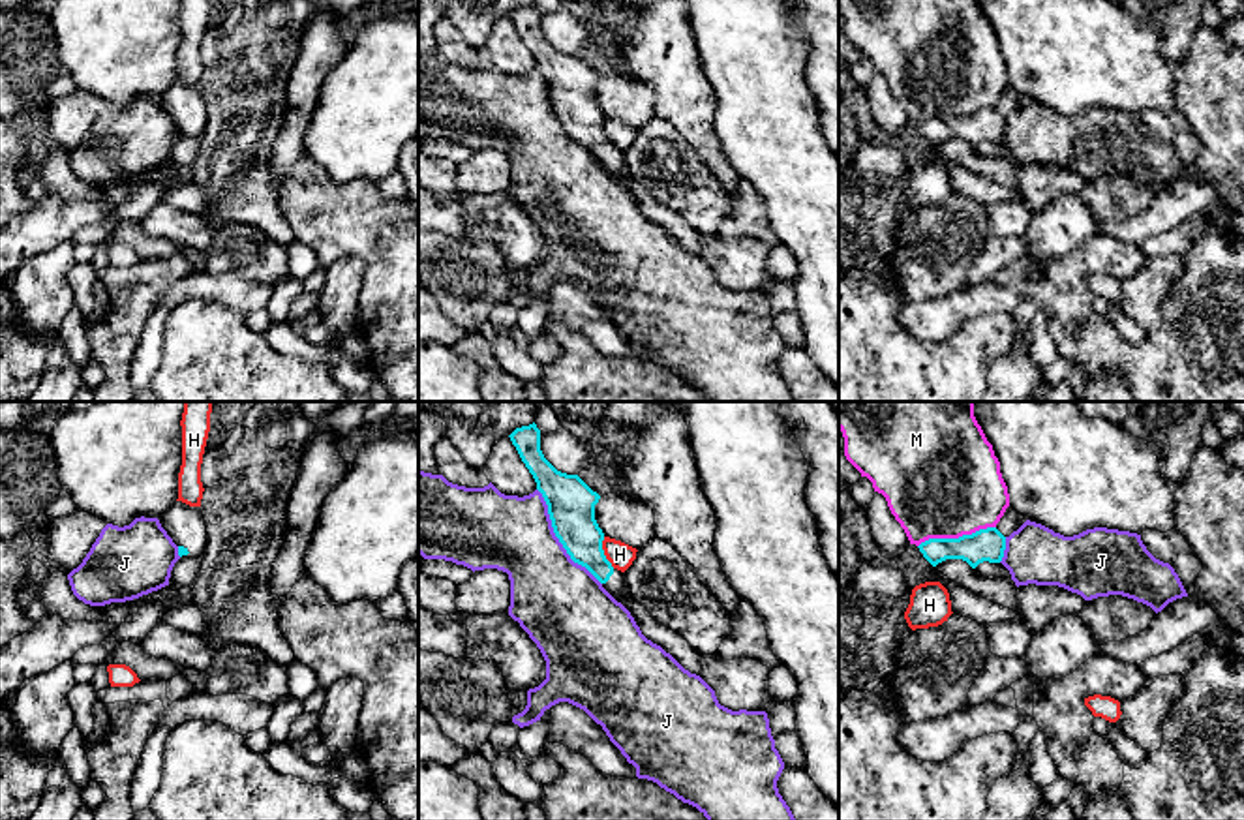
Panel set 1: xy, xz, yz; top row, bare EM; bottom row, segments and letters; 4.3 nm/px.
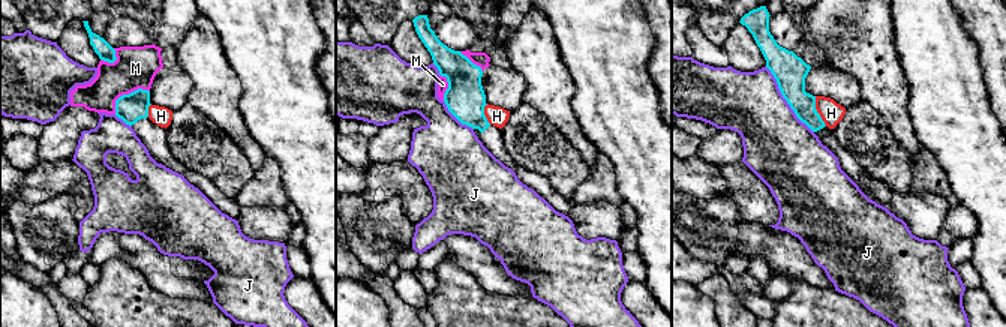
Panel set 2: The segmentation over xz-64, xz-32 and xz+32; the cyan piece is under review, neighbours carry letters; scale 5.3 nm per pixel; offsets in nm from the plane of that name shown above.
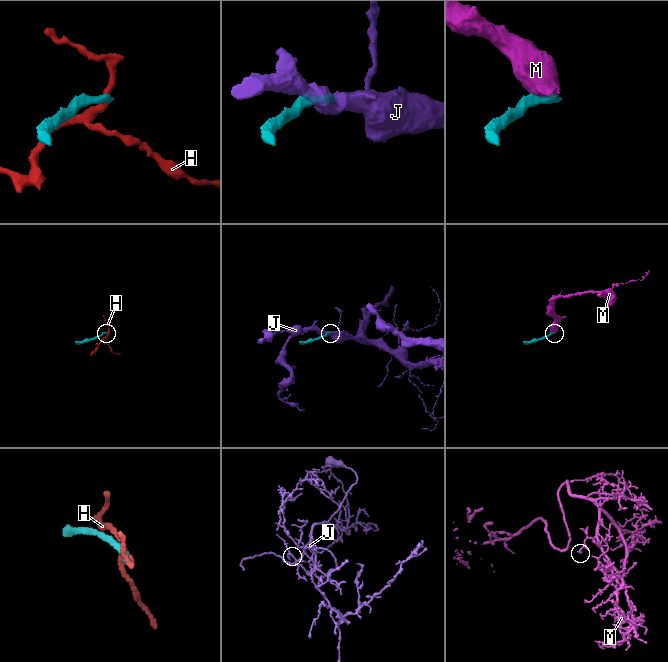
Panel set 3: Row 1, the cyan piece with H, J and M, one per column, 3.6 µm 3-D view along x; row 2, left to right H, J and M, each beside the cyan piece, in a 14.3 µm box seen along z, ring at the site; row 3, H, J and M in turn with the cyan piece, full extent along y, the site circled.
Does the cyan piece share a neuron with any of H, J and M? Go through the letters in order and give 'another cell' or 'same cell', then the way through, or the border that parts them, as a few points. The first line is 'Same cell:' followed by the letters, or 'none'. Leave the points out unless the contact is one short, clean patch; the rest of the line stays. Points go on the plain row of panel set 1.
Same cell: none
H: another cell; border along xz (603, 117), (603, 134), (614, 147)
J: another cell; border along xz (537, 68), (546, 85), (554, 115), (565, 132), (601, 164)
M: another cell; border along yz (995, 106), (957, 117), (929, 117), (918, 126)

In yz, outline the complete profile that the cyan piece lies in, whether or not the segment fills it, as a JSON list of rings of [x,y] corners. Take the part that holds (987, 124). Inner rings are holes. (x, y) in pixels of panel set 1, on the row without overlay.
[[[1008,86],[994,107],[979,109],[959,118],[929,118],[918,128],[933,146],[946,139],[963,139],[972,148],[983,141],[1000,143],[1006,129],[1006,118],[1024,101],[1026,98],[1023,94]]]

